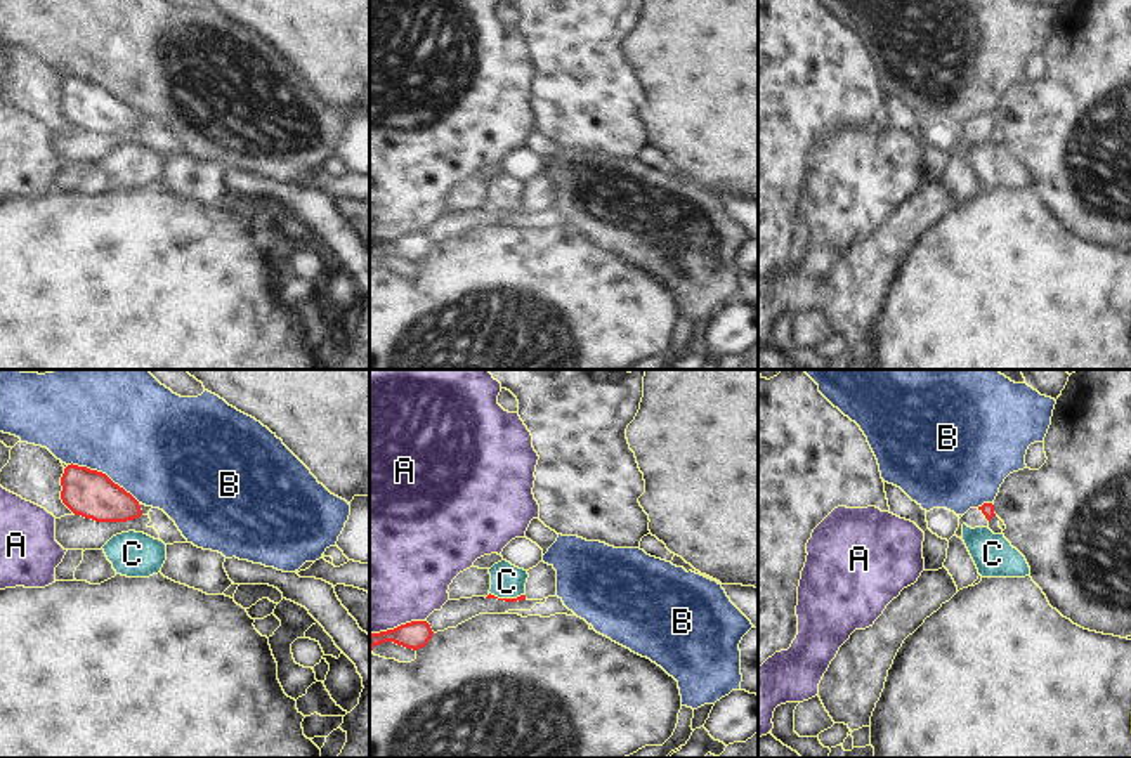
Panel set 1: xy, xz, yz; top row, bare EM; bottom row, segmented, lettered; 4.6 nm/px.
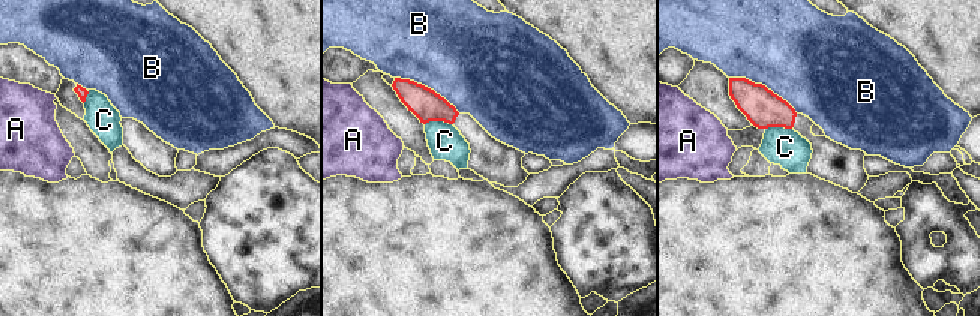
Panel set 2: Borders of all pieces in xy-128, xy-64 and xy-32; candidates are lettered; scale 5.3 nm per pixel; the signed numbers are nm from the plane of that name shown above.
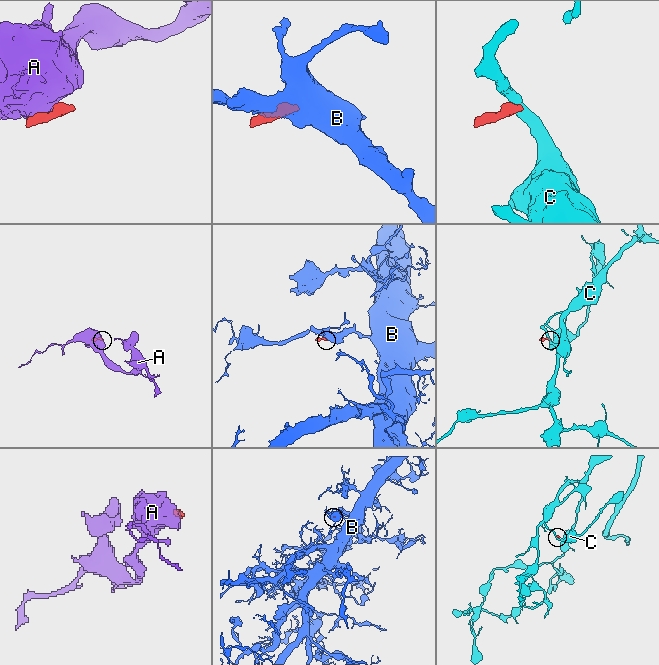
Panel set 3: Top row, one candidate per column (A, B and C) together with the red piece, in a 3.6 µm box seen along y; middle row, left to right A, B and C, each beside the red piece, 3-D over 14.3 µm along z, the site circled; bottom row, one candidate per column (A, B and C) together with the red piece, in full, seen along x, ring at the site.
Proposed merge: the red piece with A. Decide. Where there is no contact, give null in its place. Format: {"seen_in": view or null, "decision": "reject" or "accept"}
{"seen_in": "xz", "decision": "reject"}

